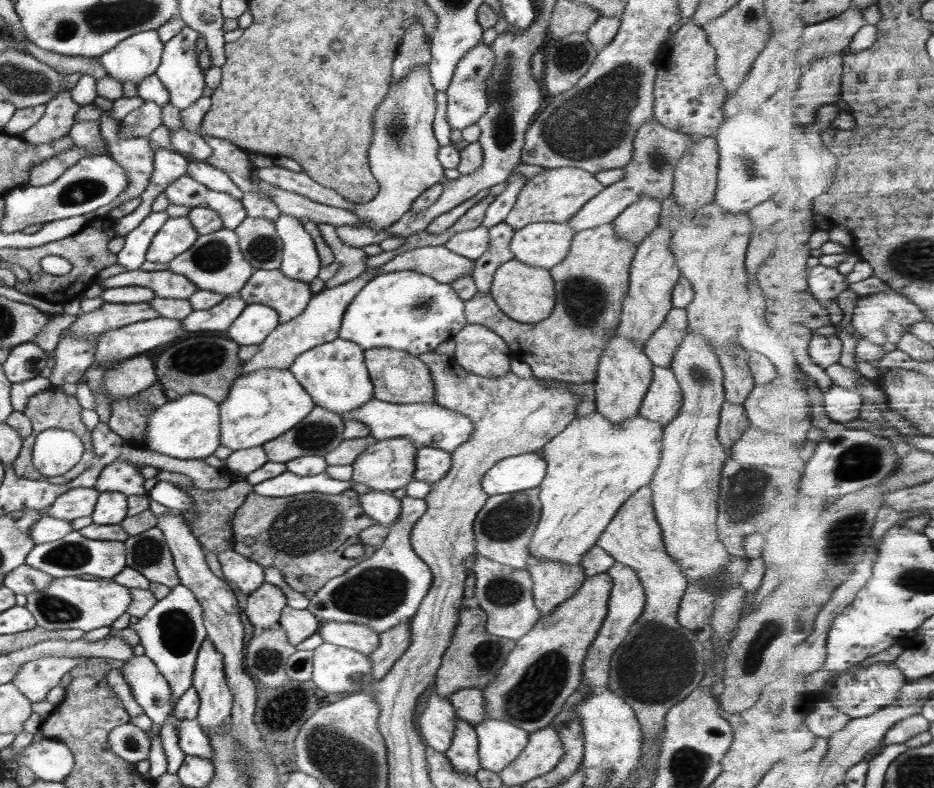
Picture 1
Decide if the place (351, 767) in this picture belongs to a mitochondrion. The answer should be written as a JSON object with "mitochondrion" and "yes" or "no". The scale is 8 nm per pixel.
{"mitochondrion":"yes"}

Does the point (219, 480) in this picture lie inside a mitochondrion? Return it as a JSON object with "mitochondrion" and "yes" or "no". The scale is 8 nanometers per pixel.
{"mitochondrion":"no"}

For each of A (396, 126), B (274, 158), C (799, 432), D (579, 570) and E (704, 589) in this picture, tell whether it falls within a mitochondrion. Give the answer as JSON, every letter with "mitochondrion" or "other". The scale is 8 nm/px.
{"A":"mitochondrion","B":"other","C":"other","D":"other","E":"mitochondrion"}

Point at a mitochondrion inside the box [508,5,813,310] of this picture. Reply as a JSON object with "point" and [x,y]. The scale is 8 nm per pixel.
{"point":[592,124]}

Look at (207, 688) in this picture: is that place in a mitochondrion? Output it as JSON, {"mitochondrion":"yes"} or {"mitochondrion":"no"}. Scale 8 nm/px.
{"mitochondrion":"no"}

